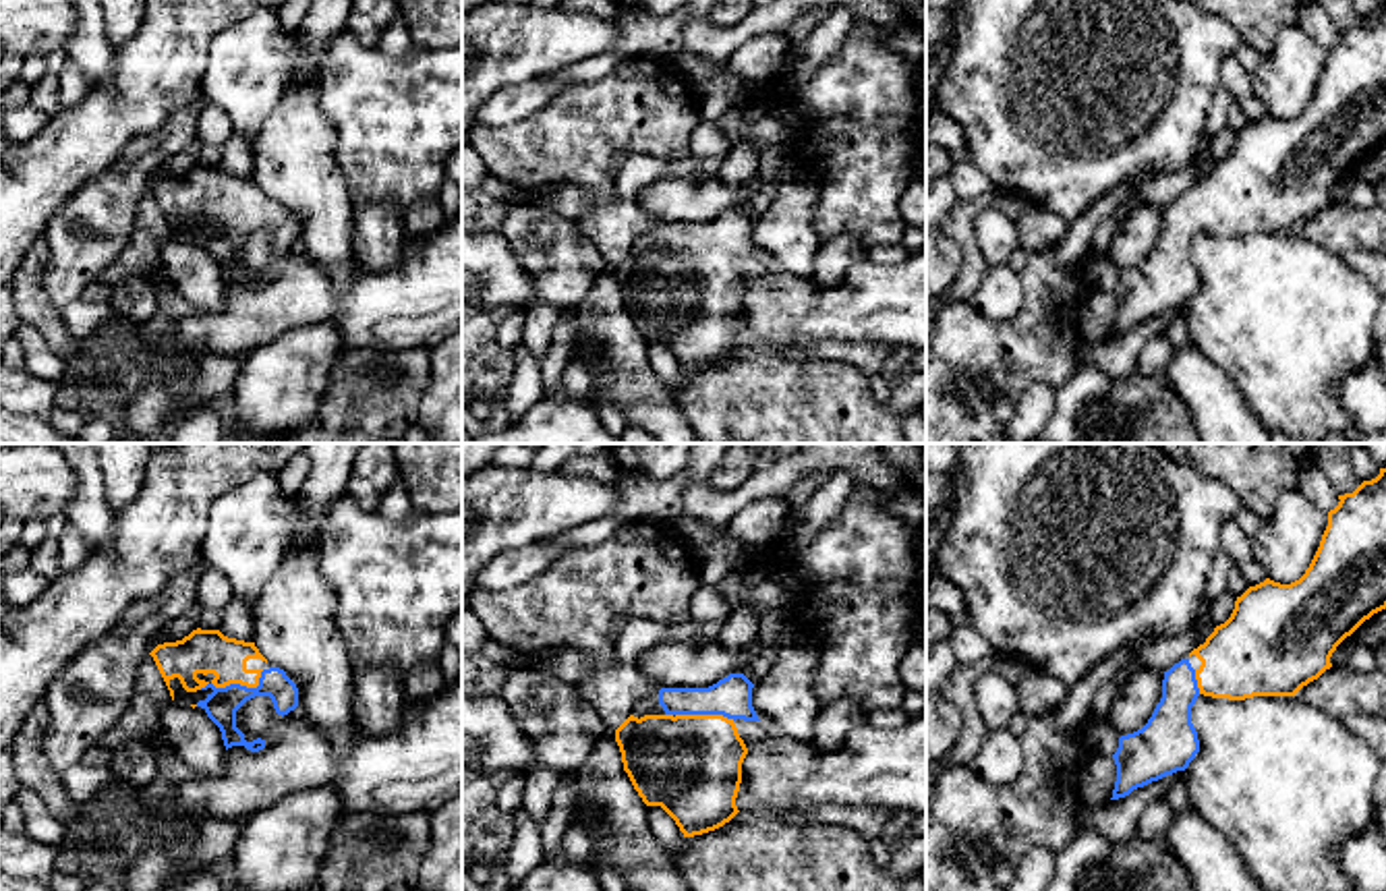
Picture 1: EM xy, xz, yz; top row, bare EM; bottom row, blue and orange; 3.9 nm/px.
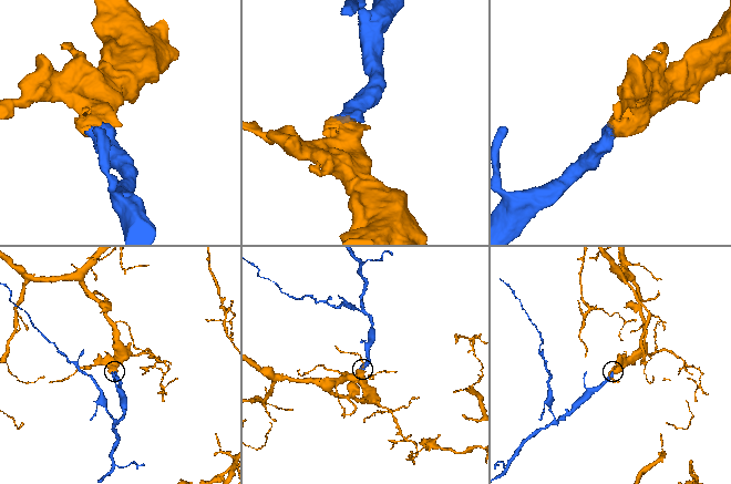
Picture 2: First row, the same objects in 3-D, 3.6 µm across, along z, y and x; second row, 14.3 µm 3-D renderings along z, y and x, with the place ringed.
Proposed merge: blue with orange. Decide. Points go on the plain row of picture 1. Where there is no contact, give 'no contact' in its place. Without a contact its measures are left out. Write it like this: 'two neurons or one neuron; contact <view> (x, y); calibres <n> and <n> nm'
one neuron; contact xy (241, 222); calibres 120 and 180 nm

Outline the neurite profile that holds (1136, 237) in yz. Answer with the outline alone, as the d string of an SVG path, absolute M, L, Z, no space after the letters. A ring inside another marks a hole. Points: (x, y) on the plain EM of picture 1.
M1137 205L1115 232L1106 255L1119 271L1142 265L1162 234L1164 207Z

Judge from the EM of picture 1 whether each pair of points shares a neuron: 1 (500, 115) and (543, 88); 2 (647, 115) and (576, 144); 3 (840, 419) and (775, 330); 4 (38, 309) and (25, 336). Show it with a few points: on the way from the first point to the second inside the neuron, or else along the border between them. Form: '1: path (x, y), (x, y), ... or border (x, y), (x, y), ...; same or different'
1: path (510, 104), (533, 96); same
2: path (630, 115), (605, 117), (593, 127); same
3: border (767, 349), (782, 359); different
4: border (21, 320), (63, 359); different

